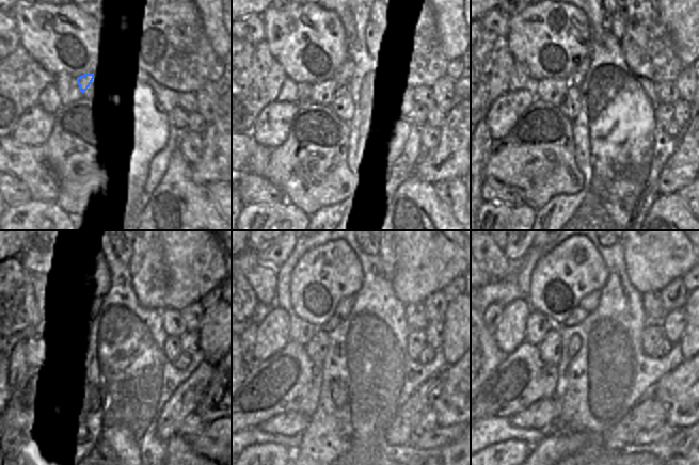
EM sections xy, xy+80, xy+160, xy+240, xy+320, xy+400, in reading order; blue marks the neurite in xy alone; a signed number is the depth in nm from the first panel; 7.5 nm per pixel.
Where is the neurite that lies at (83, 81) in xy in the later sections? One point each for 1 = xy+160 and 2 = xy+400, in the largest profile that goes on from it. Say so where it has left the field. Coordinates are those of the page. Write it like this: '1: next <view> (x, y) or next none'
1: next xy+160 (552, 91)
2: next xy+400 (538, 324)

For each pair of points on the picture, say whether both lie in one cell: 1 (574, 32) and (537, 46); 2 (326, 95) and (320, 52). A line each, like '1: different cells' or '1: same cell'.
1: same cell
2: different cells

